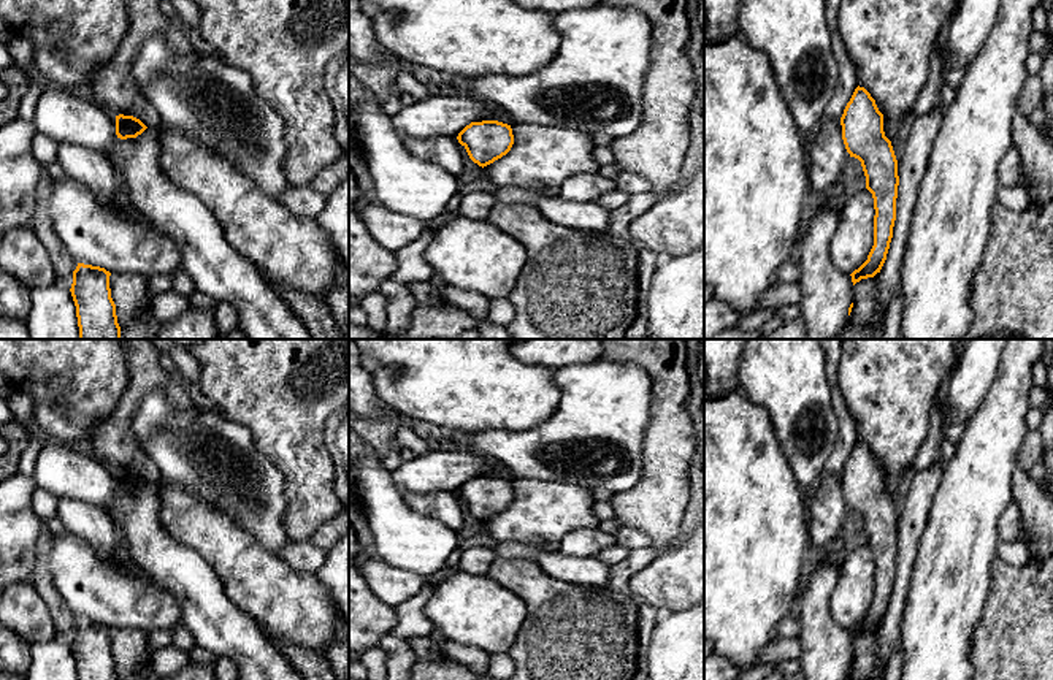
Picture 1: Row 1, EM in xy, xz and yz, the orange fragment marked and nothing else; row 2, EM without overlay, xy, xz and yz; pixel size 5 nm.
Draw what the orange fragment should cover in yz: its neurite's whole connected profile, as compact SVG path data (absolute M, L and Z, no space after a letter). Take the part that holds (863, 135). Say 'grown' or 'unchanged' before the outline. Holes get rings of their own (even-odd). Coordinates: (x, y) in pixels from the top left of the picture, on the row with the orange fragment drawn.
unchanged; M856 87L840 117L842 139L850 157L861 162L866 189L874 198L874 246L867 260L855 269L853 285L880 273L896 220L898 160L883 132L883 114L864 87Z

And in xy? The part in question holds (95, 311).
unchanged; M78 263L73 271L70 292L76 306L79 339L121 339L109 276L105 268L84 263Z

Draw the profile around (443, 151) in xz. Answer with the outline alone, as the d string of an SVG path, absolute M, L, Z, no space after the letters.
M404 138L403 144L417 159L435 163L444 168L452 176L458 176L463 170L463 155L457 138Z

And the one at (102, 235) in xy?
M67 174L52 181L41 197L46 198L56 235L76 263L146 279L181 268L176 243L146 220L133 220L130 204L117 200L105 204Z

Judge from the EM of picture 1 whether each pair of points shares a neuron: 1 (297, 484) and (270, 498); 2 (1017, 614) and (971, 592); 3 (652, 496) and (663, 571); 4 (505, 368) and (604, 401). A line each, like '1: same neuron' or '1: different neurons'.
1: different neurons
2: different neurons
3: different neurons
4: different neurons

